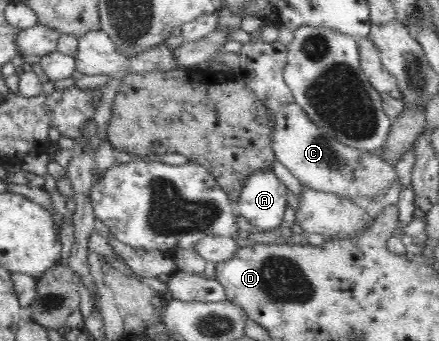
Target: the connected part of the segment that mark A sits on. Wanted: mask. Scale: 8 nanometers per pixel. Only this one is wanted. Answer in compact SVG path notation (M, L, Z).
M260 172L248 178L246 187L241 192L239 203L235 205L237 214L245 217L251 227L255 227L260 233L275 231L280 223L283 223L283 215L287 207L287 187L283 185L275 173Z

